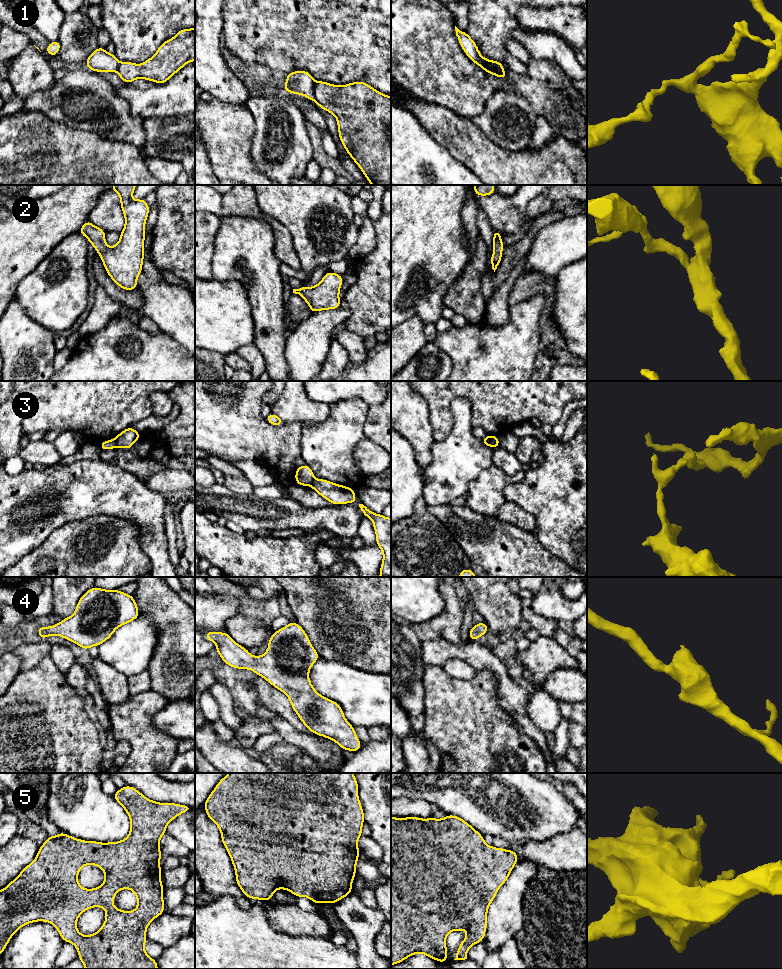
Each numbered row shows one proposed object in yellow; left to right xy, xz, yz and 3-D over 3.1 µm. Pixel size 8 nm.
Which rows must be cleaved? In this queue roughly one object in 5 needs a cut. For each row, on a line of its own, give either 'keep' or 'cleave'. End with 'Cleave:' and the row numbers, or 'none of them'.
1: cleave
2: keep
3: cleave
4: keep
5: keep
Cleave: 1, 3

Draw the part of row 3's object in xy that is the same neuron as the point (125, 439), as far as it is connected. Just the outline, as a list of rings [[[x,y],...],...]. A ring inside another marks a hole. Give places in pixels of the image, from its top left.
[[[130,426],[121,431],[115,438],[117,447],[130,449],[141,436],[141,433],[138,433],[133,427]]]

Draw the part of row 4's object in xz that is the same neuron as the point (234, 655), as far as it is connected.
[[[294,621],[274,632],[268,642],[268,649],[261,656],[252,656],[248,649],[237,644],[228,633],[206,631],[205,638],[216,644],[216,651],[230,667],[253,670],[290,700],[291,707],[302,723],[313,733],[336,742],[343,750],[358,751],[362,744],[354,727],[345,719],[341,706],[323,697],[313,687],[309,671],[320,655],[312,646],[304,629]]]

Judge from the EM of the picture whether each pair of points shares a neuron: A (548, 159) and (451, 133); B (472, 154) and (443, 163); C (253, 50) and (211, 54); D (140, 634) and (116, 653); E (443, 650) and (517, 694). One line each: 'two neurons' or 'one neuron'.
A: one neuron
B: two neurons
C: two neurons
D: one neuron
E: one neuron

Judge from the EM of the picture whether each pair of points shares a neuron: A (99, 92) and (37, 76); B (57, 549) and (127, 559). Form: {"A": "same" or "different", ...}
{"A": "different", "B": "same"}

